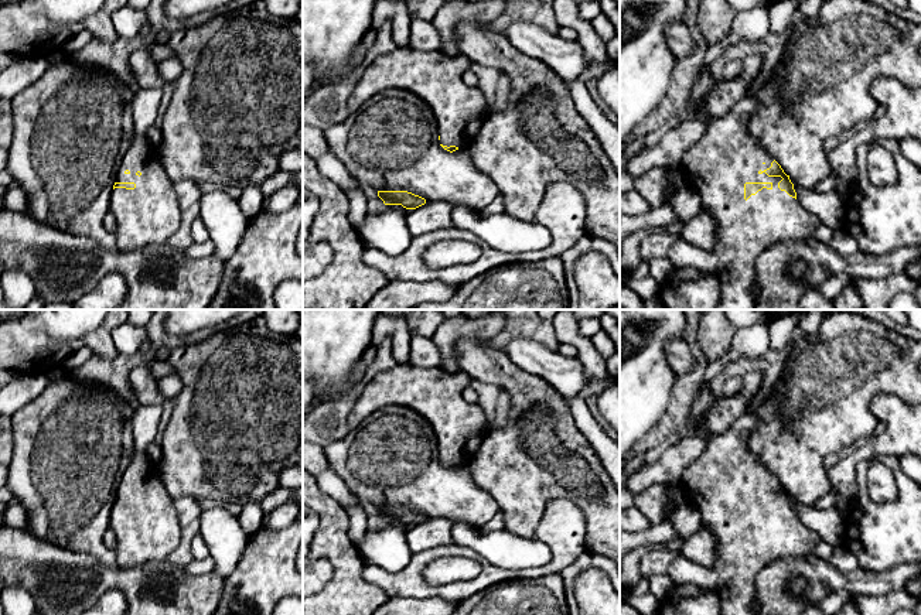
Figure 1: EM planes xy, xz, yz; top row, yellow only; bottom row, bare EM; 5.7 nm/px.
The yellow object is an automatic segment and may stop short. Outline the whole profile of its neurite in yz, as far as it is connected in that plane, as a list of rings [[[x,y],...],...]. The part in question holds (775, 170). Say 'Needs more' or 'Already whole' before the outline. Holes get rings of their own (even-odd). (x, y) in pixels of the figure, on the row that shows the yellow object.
Needs more. [[[746,95],[727,115],[716,119],[706,116],[700,102],[688,105],[688,109],[707,123],[707,130],[685,151],[679,168],[686,187],[697,192],[702,211],[714,219],[717,243],[707,252],[678,238],[666,257],[673,269],[695,267],[719,279],[720,303],[716,310],[754,310],[751,287],[758,254],[780,242],[813,238],[822,222],[799,204],[789,175],[747,131],[750,119],[760,109],[753,95]]]

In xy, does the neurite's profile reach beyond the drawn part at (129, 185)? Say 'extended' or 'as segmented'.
extended

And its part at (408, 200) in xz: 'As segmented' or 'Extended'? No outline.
As segmented

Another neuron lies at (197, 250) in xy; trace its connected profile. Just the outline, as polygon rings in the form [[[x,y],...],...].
[[[209,239],[205,243],[192,243],[184,253],[188,259],[202,259],[212,256],[215,252],[215,245]]]

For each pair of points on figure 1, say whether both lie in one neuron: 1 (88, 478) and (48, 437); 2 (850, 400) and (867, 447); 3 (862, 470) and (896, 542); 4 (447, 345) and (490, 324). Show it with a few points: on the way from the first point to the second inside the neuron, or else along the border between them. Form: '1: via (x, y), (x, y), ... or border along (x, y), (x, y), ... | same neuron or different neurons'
1: via (78, 468), (58, 447) | same neuron
2: border along (873, 433), (850, 450) | different neurons
3: via (862, 488), (862, 502), (877, 523) | same neuron
4: via (457, 334), (461, 330), (478, 330) | same neuron

